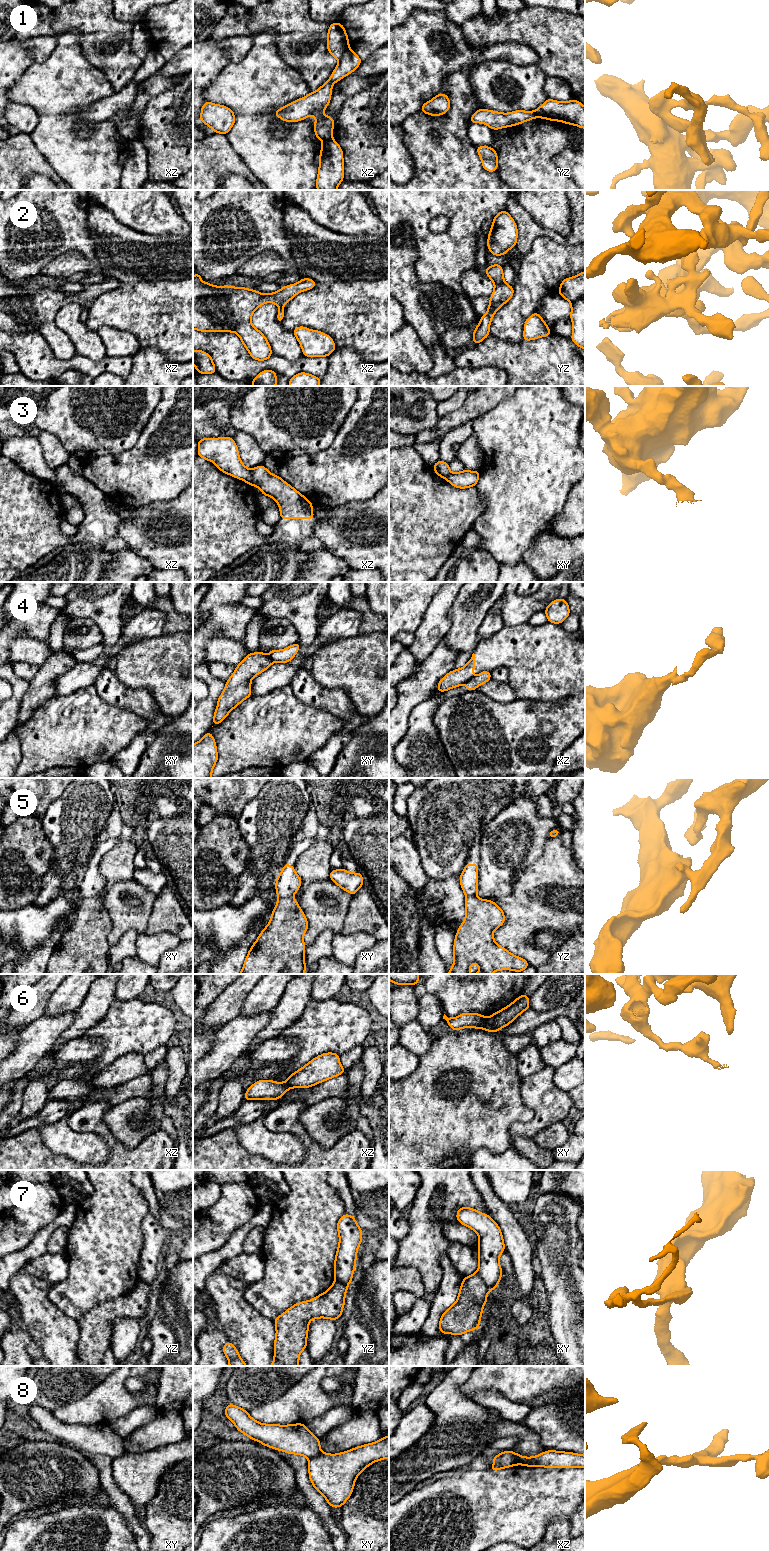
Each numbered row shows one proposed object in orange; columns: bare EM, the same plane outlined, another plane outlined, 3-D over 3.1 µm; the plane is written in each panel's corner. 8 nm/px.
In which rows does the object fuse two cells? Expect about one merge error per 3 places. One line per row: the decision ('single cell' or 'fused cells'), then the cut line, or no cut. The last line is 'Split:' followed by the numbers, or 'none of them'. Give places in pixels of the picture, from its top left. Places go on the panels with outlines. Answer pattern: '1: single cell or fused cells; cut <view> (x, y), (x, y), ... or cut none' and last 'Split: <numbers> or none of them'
1: fused cells; cut xz (331, 138), (324, 142)
2: single cell; cut none
3: fused cells; cut xz (251, 470), (252, 484)
4: fused cells; cut xz (475, 678), (465, 682)
5: fused cells; cut xy (292, 896), (278, 898)
6: fused cells; cut xy (486, 1018), (481, 1027)
7: fused cells; cut xy (476, 1272), (492, 1289)
8: fused cells; cut xy (321, 1452), (309, 1459)
Split: 1, 3, 4, 5, 6, 7, 8

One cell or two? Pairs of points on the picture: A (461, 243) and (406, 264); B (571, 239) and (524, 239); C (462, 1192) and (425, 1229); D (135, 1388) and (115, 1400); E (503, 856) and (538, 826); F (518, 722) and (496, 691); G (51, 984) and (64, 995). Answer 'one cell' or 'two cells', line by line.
A: two cells
B: one cell
C: one cell
D: two cells
E: one cell
F: two cells
G: two cells

